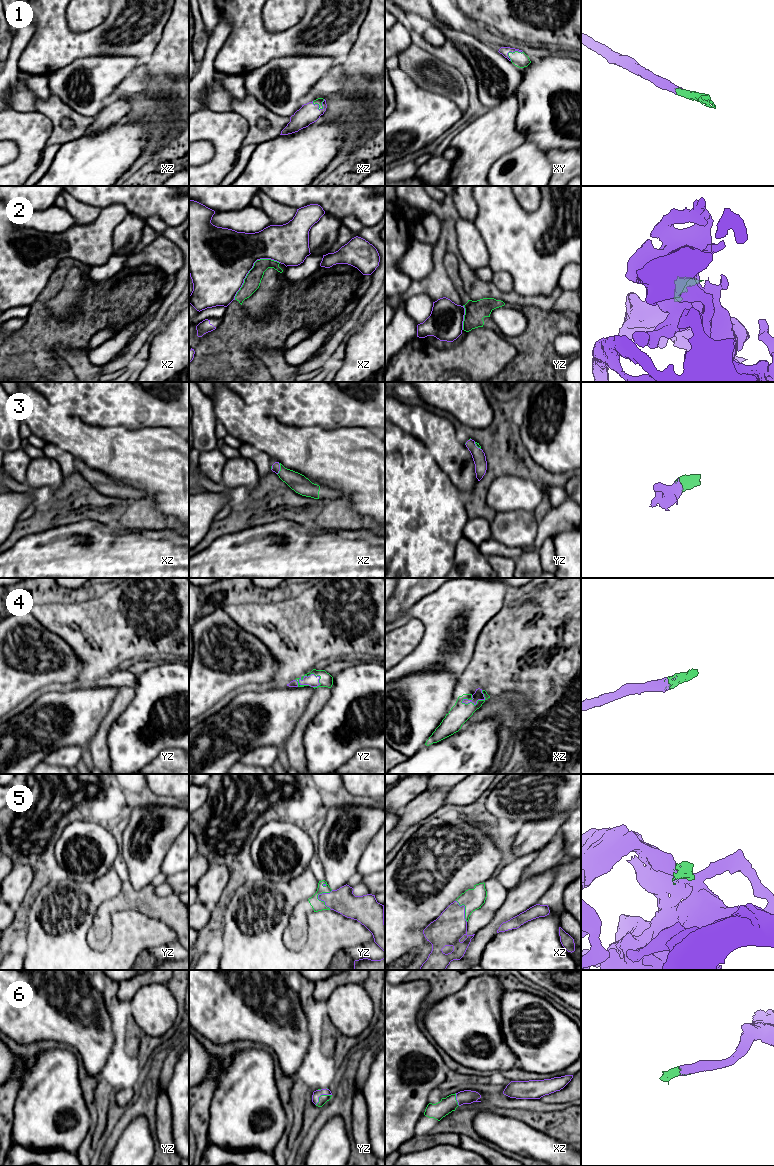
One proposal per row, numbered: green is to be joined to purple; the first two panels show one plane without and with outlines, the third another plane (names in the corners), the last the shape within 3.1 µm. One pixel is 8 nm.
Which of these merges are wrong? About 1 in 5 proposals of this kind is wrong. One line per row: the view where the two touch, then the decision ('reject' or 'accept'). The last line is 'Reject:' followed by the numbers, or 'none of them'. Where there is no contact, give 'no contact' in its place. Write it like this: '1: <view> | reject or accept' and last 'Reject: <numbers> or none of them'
1: xz | accept
2: xz | reject
3: xz | accept
4: yz | accept
5: yz | accept
6: yz | accept
Reject: 2

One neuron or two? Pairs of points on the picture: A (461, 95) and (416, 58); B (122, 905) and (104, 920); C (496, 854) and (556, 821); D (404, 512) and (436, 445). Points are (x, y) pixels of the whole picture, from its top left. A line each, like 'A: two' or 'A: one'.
A: one
B: one
C: two
D: two

